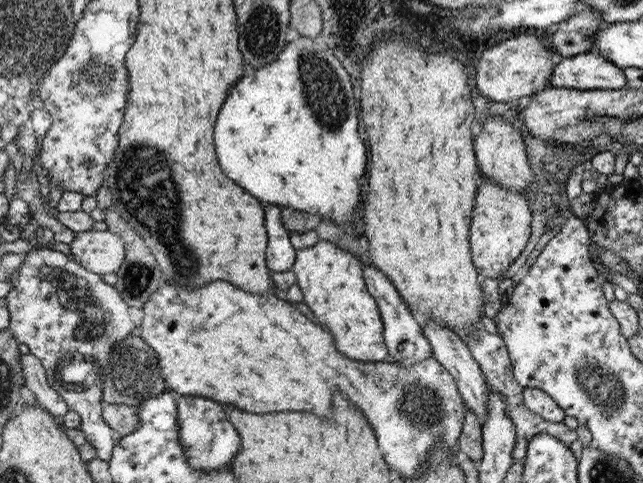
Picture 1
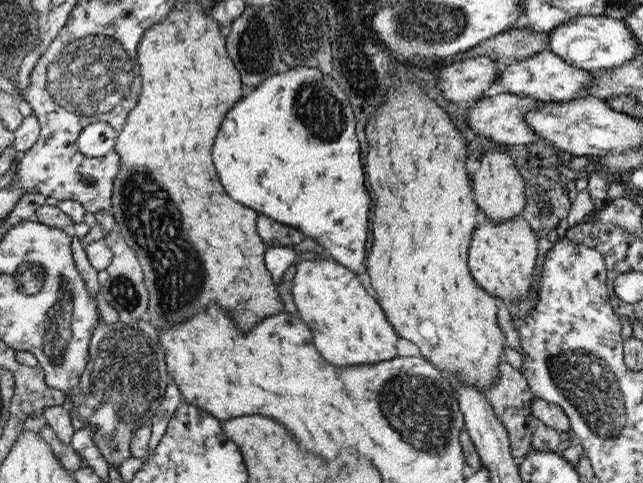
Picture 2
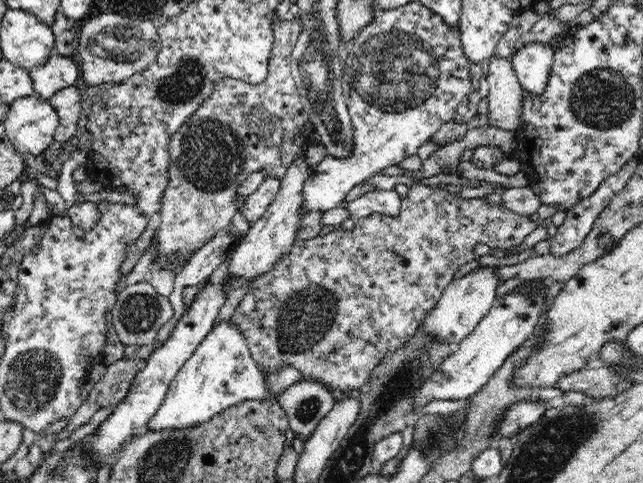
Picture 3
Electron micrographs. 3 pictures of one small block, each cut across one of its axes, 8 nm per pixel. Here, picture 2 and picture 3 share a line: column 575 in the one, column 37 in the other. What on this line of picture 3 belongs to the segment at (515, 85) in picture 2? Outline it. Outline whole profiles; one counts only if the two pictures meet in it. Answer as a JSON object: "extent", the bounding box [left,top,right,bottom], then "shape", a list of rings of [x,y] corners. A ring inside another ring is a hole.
{"extent":[30,54,81,100],"shape":[[[52,54],[46,64],[30,69],[30,79],[34,84],[33,95],[47,100],[64,88],[78,85],[81,70],[74,56]]]}

